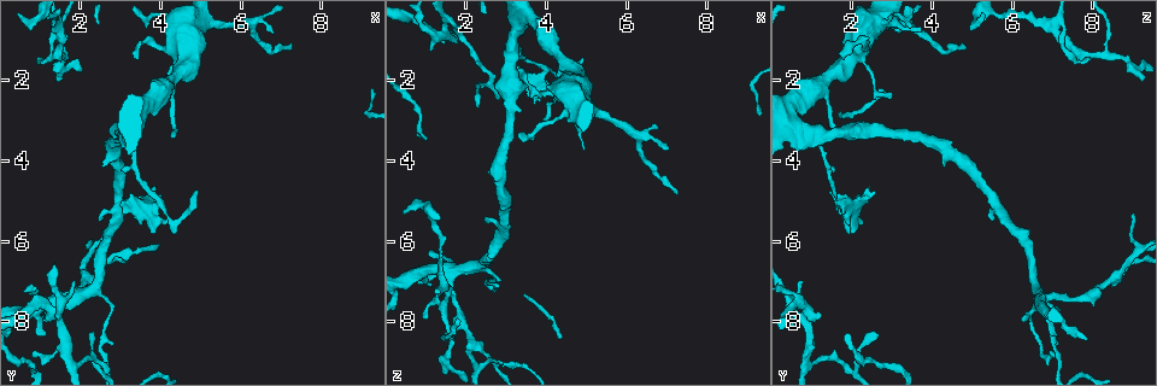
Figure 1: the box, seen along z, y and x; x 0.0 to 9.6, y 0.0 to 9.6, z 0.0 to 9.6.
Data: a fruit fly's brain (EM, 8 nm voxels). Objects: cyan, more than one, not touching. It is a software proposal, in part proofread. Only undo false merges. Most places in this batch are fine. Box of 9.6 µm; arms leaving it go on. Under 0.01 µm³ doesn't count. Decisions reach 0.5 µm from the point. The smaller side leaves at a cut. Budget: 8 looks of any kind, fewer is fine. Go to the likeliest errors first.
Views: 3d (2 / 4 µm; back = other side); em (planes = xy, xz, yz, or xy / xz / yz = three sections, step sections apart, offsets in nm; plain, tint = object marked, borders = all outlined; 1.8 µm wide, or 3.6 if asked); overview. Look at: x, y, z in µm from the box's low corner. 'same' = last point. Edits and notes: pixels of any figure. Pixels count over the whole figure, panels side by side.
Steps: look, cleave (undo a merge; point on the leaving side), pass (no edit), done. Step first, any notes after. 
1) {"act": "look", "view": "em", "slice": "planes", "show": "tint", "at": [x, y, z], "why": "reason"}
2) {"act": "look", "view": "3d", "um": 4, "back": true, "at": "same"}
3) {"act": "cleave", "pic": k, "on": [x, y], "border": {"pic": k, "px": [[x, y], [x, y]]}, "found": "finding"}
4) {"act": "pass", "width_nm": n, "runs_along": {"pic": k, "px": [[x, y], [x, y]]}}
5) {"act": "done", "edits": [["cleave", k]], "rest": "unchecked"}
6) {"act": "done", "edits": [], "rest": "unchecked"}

{"act": "look", "view": "em", "slice": "yz", "step": 4, "show": "borders", "at": [3.85, 5.20, 1.90], "why": "calibre changes"}

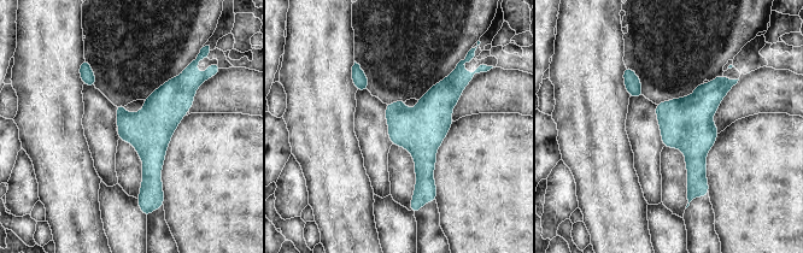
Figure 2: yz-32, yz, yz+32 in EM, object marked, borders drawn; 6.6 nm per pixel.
{"act": "look", "view": "em", "slice": "planes", "show": "borders", "at": "same", "why": "another direction"}

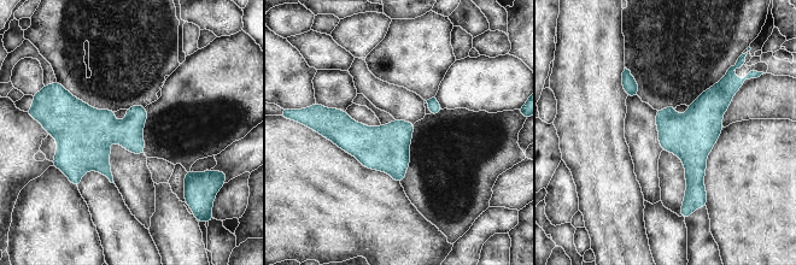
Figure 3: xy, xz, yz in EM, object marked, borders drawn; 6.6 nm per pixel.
{"act": "pass", "runs_along": {"pic": 3, "px": [[723, 83], [695, 133], [688, 201]]}, "found": "all the same cell"}

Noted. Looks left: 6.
{"act": "look", "view": "em", "um": 3.6, "slice": "yz", "step": 4, "show": "tint", "at": [4.40, 1.45, 2.20], "why": "calibre changes"}

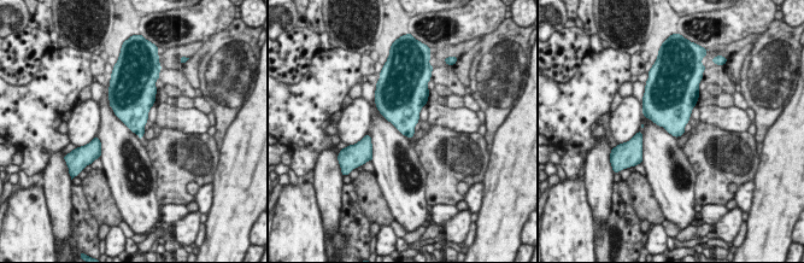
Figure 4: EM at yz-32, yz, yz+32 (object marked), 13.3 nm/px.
{"act": "look", "view": "em", "um": 3.6, "slice": "planes", "show": "tint", "at": "same", "why": "another direction"}

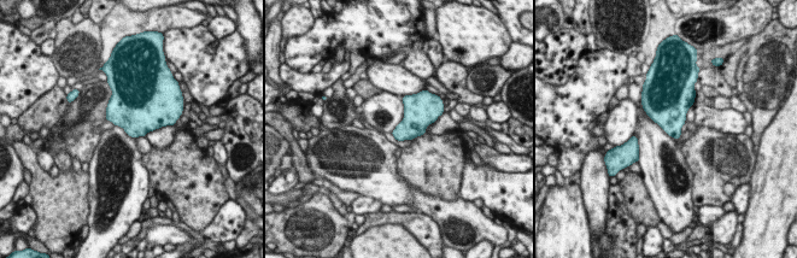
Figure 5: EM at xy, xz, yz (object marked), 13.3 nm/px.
{"act": "pass", "width_nm": 300, "found": "continuous, no second cell"}

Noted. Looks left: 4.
{"act": "look", "view": "3d", "um": 2, "at": [1.40, 7.95, 0.90], "why": "branch point"}

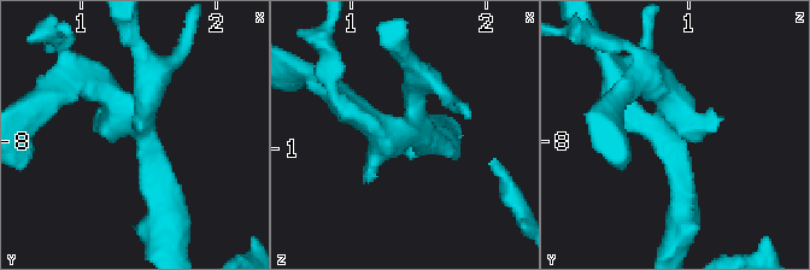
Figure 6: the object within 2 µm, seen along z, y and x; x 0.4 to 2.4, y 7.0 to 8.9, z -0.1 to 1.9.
{"act": "look", "view": "em", "slice": "planes", "show": "tint", "at": [1.44, 7.92, 0.88], "arms": 3, "arm_widths_nm": [190, 220, 240]}

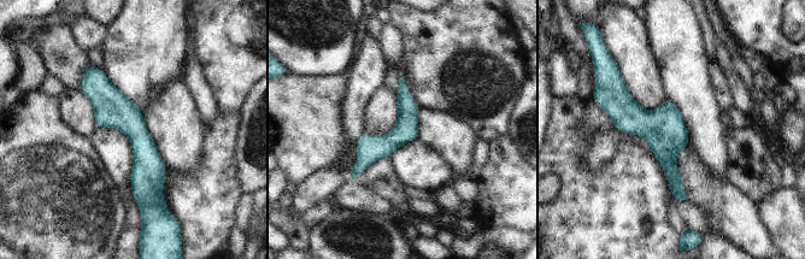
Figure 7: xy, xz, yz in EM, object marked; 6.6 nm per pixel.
{"act": "pass", "found": "all the same cell"}

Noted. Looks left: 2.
{"act": "done", "edits": [], "rest": "unchecked"}

